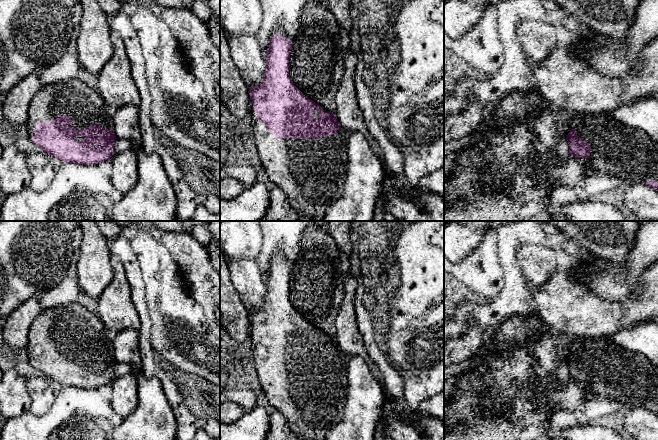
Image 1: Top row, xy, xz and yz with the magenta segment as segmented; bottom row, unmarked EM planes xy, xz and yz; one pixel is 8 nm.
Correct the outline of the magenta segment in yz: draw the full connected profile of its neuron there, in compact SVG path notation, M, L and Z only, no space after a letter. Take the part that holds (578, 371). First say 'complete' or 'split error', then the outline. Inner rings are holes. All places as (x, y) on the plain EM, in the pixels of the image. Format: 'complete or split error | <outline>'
split error | M574 336L574 345L566 364L569 367L569 380L588 383L596 397L610 397L627 402L630 407L641 407L658 414L658 366L645 356L622 349L609 340L609 336Z

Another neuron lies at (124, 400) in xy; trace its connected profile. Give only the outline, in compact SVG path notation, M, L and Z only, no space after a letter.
M133 372L117 377L112 386L111 407L122 418L137 407L137 378Z

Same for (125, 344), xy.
M129 328L117 333L112 341L116 362L130 365L133 373L141 371L142 367L138 339L138 330Z

